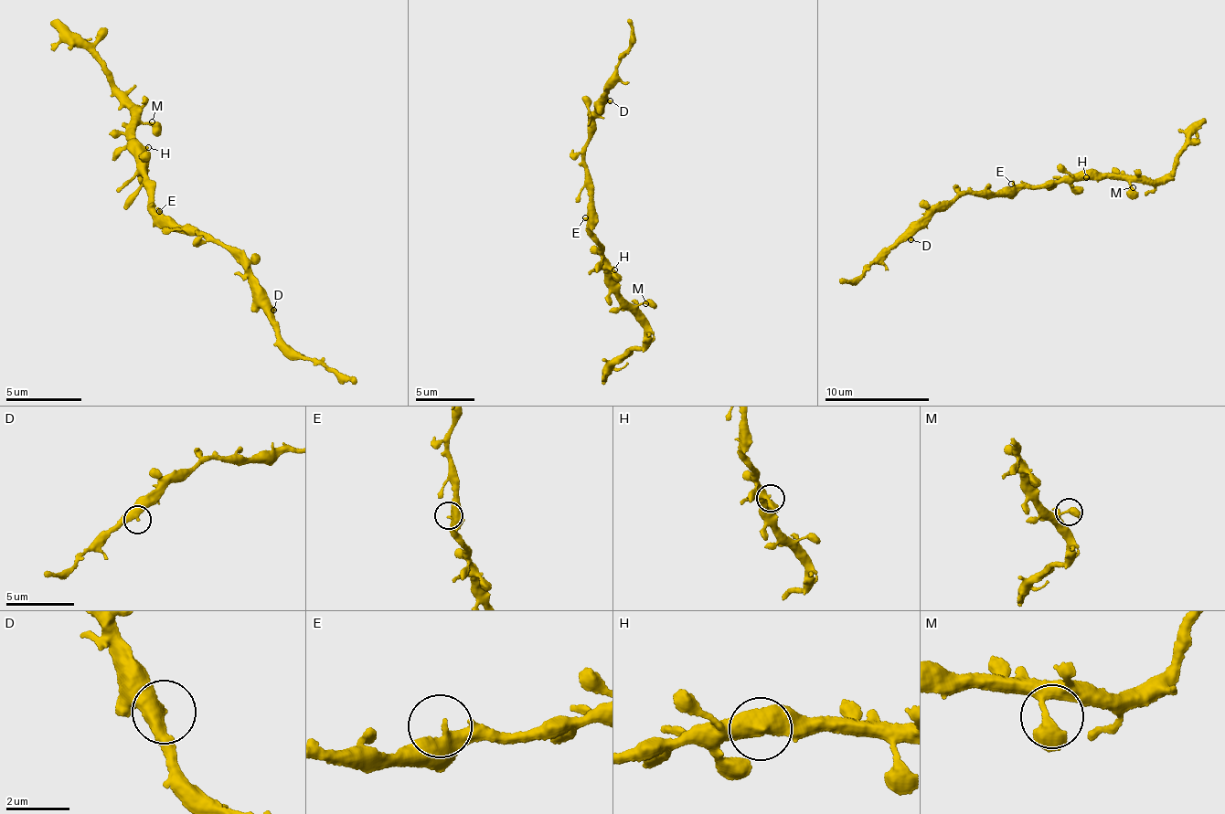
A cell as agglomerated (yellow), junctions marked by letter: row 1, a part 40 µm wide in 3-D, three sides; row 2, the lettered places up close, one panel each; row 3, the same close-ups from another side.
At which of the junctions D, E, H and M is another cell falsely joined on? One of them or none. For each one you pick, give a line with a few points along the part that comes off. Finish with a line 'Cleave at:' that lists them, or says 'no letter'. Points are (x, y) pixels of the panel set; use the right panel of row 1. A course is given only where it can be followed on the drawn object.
Cleave at: no letter

